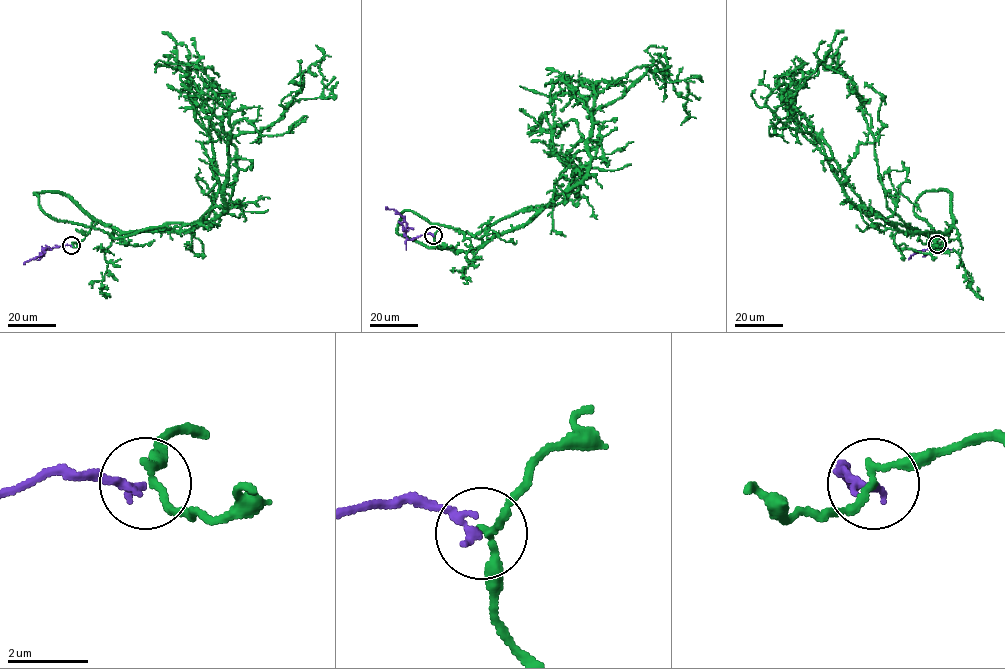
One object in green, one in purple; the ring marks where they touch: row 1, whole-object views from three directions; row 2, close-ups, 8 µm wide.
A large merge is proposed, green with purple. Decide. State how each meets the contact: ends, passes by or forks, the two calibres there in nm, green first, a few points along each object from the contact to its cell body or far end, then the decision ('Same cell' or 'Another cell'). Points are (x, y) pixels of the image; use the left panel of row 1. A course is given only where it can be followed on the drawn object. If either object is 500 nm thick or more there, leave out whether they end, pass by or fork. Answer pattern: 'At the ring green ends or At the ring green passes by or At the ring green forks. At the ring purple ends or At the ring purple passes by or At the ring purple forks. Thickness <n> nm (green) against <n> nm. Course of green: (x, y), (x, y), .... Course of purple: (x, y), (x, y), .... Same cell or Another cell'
At the ring green passes by. At the ring purple ends. Thickness 180 nm (green) against 220 nm. Course of green: (72, 245), (96, 220), (124, 232), (183, 232), (227, 210), (228, 141), (322, 96), (316, 45). Course of purple: (71, 245), (47, 249), (24, 264). Same cell

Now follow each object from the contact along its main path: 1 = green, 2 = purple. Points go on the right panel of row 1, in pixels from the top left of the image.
1: (937, 244), (950, 241), (956, 221), (945, 232), (908, 234), (861, 211), (819, 141), (776, 115), (832, 49)
2: (937, 243), (941, 247), (920, 251), (908, 259)

